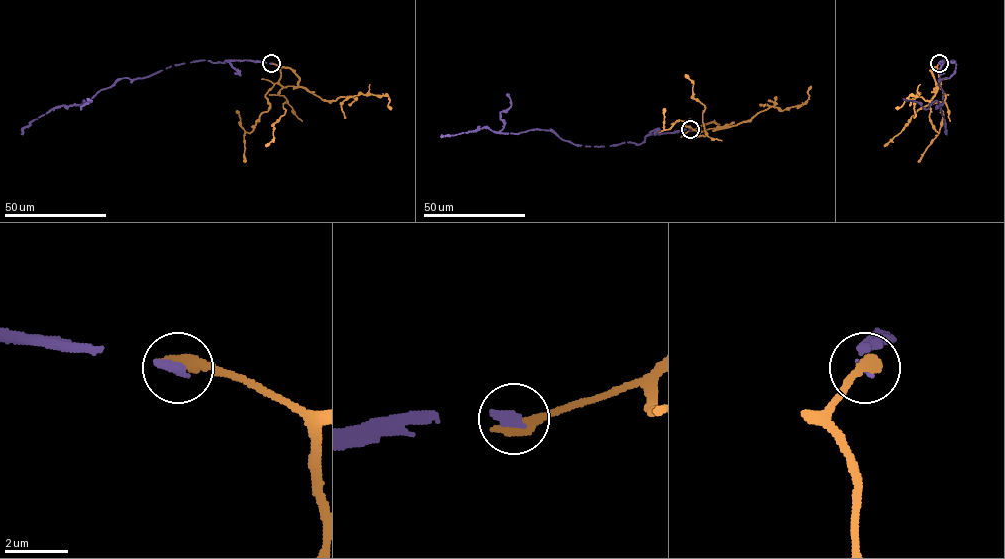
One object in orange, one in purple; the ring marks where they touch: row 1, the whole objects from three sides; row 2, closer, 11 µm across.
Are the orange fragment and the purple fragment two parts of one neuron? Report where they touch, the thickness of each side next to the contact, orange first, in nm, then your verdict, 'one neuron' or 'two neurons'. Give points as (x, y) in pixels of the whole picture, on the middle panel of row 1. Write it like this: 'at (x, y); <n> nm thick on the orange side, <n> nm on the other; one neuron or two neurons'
at (690, 129); 480 nm thick on the orange side, 320 nm on the other; two neurons

